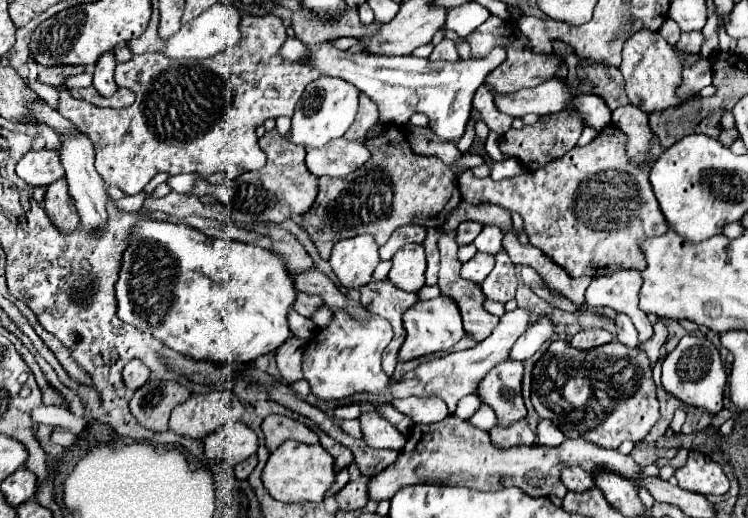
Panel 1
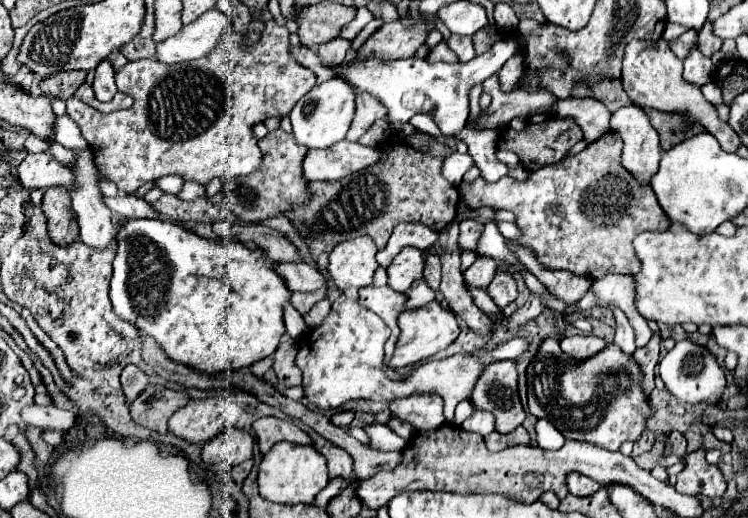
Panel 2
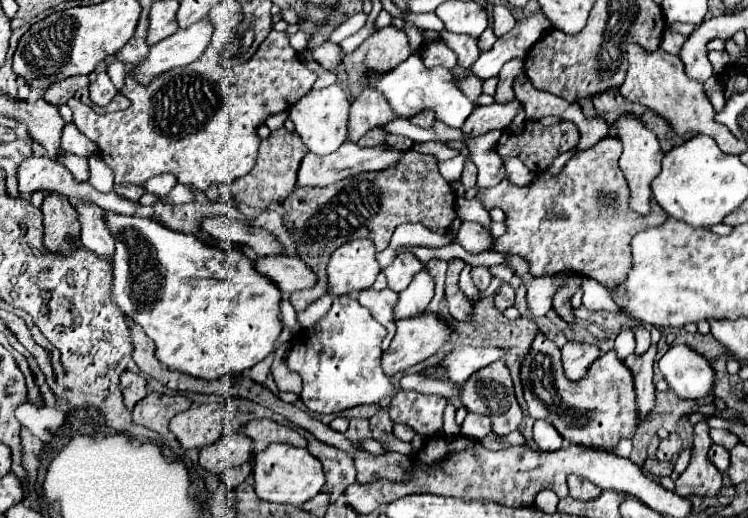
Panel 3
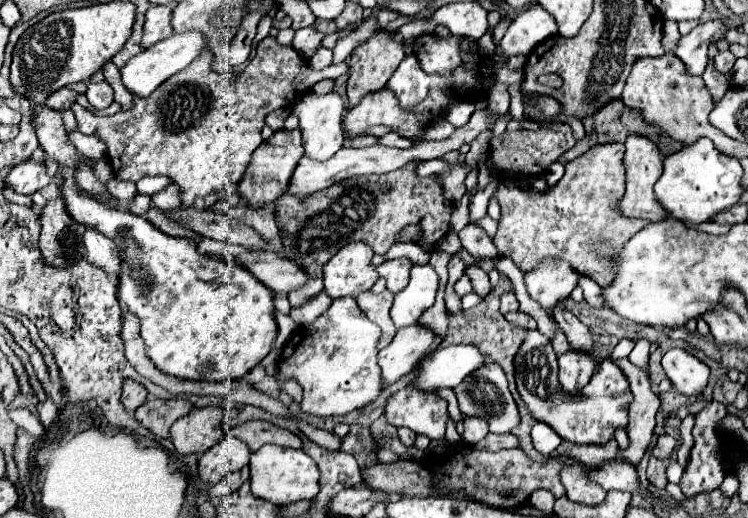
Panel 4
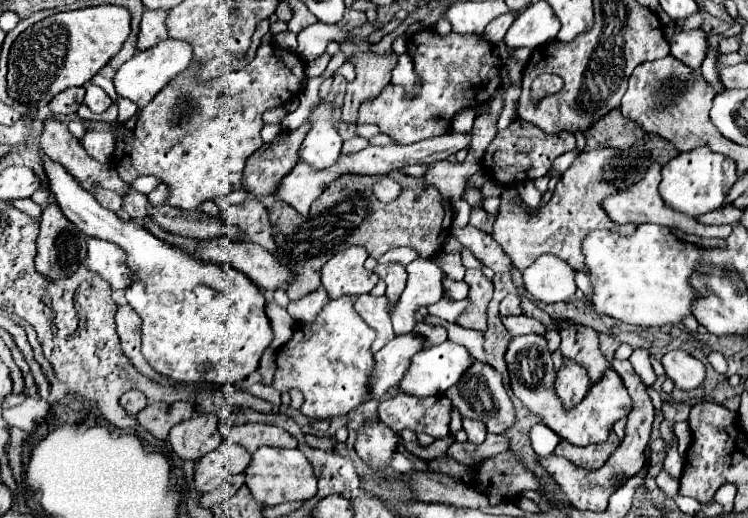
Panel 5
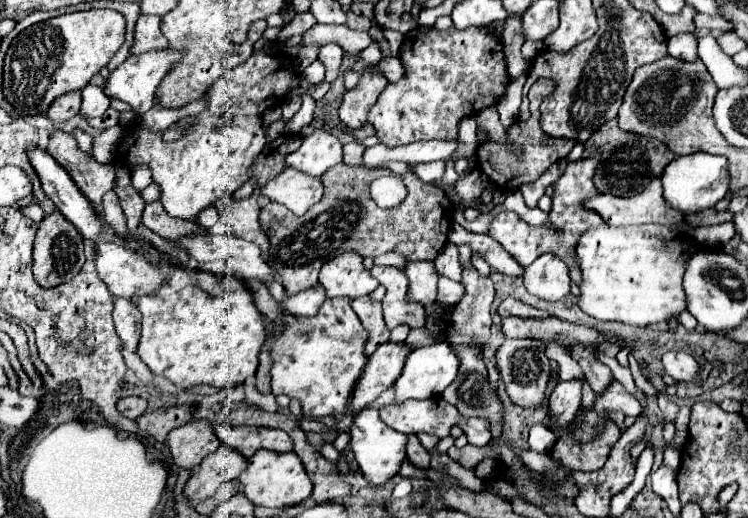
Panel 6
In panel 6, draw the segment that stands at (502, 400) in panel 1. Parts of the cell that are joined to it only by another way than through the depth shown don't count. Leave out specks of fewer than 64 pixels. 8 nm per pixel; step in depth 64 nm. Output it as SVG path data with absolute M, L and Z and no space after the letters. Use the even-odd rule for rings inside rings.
M446 340L454 346L454 350L458 350L458 356L462 358L462 366L458 372L458 378L444 390L442 398L446 398L446 402L450 402L452 406L458 408L458 412L462 416L476 416L476 418L486 418L490 422L490 432L492 432L492 440L498 440L502 434L502 426L504 426L504 402L500 398L500 394L496 394L490 386L490 378L488 378L488 370L484 366L484 362L480 362L478 352L468 348L468 340Z

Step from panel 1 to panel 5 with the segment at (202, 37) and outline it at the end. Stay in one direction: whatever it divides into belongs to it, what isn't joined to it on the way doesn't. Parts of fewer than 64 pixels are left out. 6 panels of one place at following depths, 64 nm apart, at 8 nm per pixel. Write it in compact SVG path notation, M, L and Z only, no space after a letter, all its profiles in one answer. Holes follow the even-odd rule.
M168 38L164 42L158 42L154 48L148 48L144 52L138 52L136 56L132 56L128 62L124 62L120 66L120 70L116 70L116 76L114 76L116 92L124 98L130 98L138 106L144 106L154 98L154 94L158 94L158 90L162 90L162 86L166 86L170 82L170 78L174 78L176 74L186 70L188 64L192 62L192 58L194 58L194 52L192 52L192 44L188 40Z

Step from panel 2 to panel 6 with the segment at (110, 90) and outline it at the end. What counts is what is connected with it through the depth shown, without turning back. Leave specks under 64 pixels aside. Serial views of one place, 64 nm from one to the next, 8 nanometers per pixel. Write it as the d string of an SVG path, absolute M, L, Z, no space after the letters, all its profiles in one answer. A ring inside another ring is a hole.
M88 84L82 88L82 116L102 116L104 110L110 106L110 98L102 92L100 86Z

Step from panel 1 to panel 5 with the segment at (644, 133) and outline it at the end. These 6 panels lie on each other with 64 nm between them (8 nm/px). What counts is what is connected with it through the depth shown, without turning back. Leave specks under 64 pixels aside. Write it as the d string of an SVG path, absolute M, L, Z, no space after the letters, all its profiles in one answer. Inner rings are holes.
M652 160L648 162L648 168L644 170L644 178L636 180L634 184L630 184L624 192L618 192L610 198L606 198L606 204L602 204L606 208L606 212L610 214L610 218L618 224L626 224L626 222L634 222L634 224L644 224L644 222L654 222L654 224L662 224L662 226L674 226L682 232L688 232L688 234L698 234L698 236L704 236L704 238L726 238L730 232L732 232L732 226L706 226L706 224L700 224L700 222L694 222L692 218L686 218L684 214L678 214L674 210L670 210L660 194L658 194L658 182L660 182L660 170L662 166Z

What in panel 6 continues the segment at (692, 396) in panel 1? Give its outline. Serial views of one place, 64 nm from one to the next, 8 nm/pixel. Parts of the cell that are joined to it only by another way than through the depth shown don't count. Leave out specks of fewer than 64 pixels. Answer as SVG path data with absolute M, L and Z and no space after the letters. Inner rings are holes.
M666 352L662 364L676 382L694 382L700 374L700 364L686 352Z

